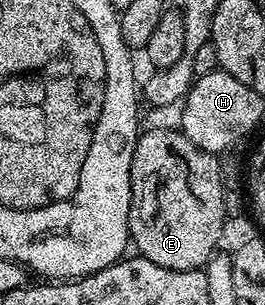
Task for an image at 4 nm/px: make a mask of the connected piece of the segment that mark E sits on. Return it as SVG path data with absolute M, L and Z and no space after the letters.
M177 128L150 129L139 132L130 168L130 239L133 248L156 267L172 271L202 269L219 248L222 228L228 225L225 213L225 191L219 158L206 153L189 141Z

